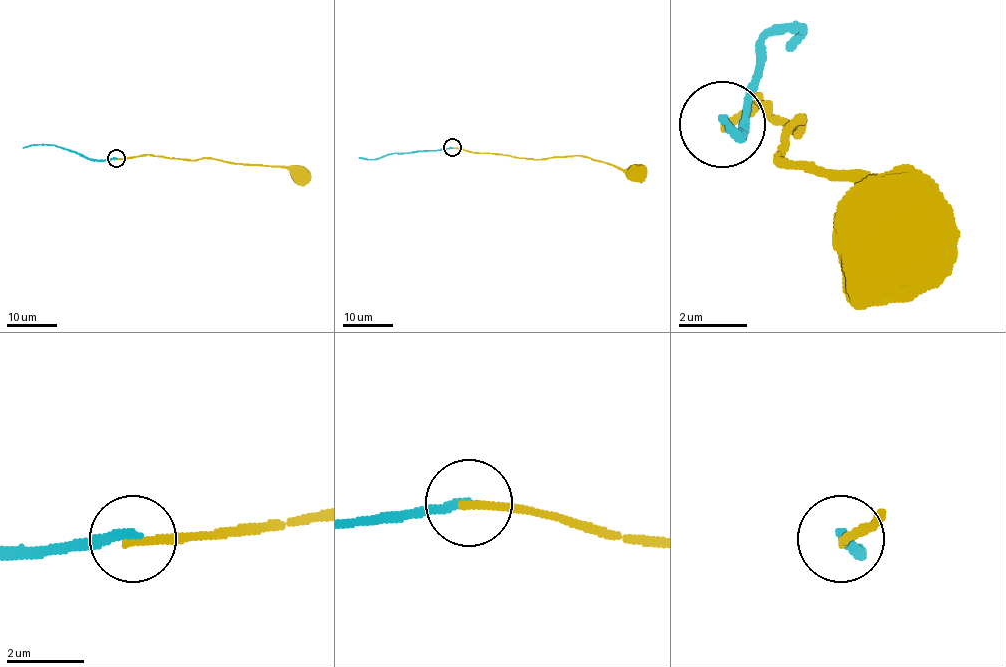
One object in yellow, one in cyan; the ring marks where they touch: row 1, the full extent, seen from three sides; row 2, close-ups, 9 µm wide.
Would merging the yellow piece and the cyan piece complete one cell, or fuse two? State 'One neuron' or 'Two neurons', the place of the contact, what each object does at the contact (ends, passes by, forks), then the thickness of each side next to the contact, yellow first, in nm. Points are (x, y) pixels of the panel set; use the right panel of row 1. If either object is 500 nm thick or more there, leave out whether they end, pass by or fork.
Two neurons. Place: (722, 124). At the ring yellow ends. At the ring cyan ends. Thickness 220 nm (yellow) against 240 nm

